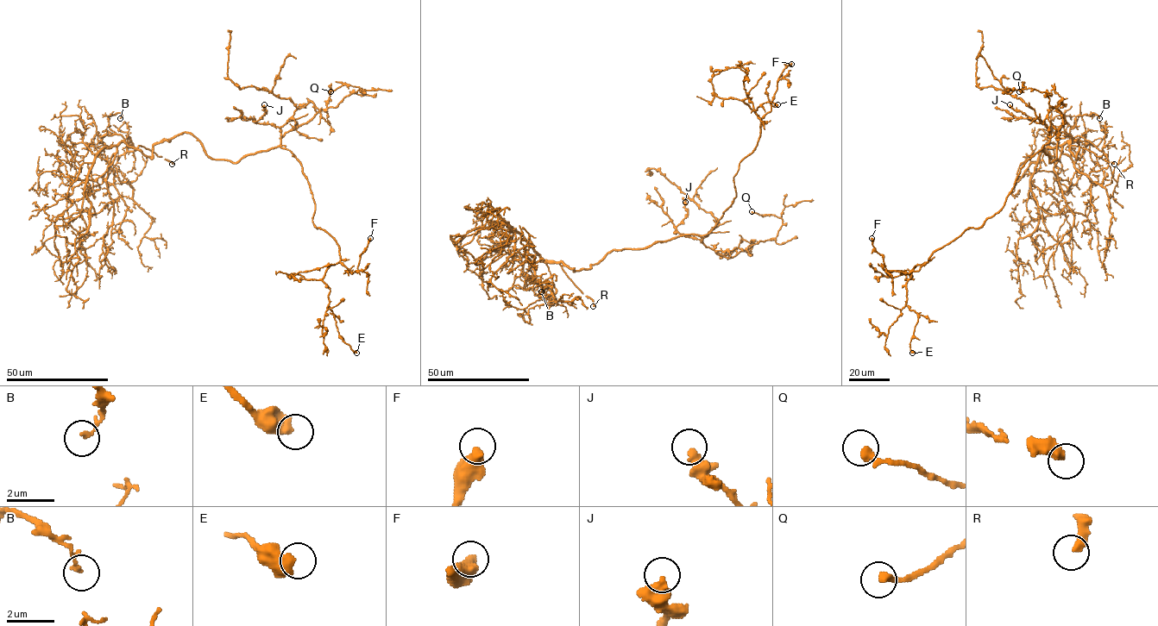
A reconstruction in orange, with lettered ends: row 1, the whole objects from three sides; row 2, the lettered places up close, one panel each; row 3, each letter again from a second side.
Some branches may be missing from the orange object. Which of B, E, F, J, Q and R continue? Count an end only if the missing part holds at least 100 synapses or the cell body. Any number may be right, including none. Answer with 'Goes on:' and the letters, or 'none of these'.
Goes on: R

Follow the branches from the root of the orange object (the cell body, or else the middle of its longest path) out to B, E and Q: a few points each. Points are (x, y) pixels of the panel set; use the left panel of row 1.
B: (227, 159), (210, 159), (185, 132), (157, 142), (147, 157), (110, 128), (110, 115), (121, 113), (120, 118)
E: (227, 159), (280, 147), (298, 160), (312, 222), (339, 248), (323, 279), (328, 306), (356, 353)
Q: (227, 159), (238, 162), (277, 147), (286, 133), (361, 89), (342, 84), (330, 91)

